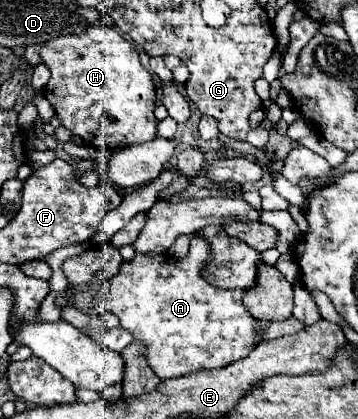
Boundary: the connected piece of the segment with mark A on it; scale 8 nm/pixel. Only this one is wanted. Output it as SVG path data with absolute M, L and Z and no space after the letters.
M201 236L191 238L191 250L185 258L169 254L135 254L131 262L123 262L117 276L111 278L111 290L99 304L103 312L119 318L121 326L131 330L135 338L147 344L147 362L161 378L177 378L209 368L223 368L245 358L255 348L255 320L243 304L243 290L221 290L203 280L201 270L209 260L209 244Z

